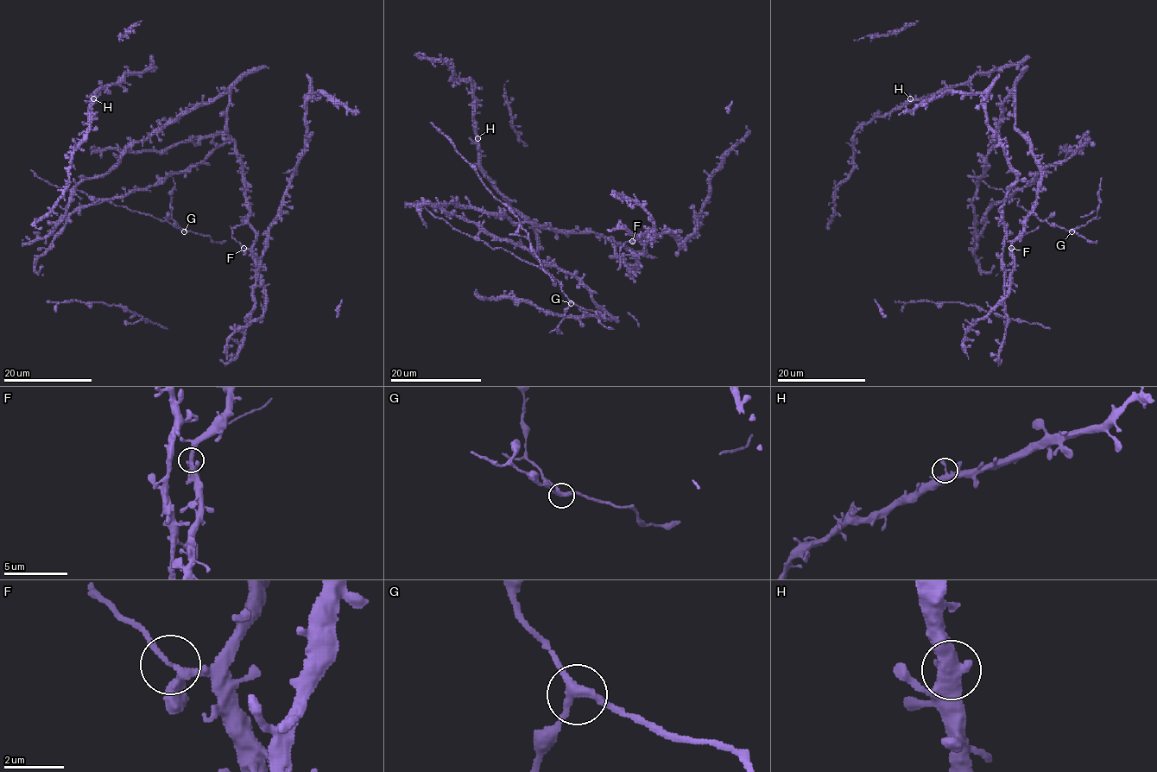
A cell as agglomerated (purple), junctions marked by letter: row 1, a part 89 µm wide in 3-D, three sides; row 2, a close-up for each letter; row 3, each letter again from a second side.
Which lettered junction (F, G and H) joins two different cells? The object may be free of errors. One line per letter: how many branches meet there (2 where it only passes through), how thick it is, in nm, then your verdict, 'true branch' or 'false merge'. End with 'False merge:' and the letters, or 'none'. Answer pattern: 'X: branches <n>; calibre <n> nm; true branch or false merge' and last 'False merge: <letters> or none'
F: branches 3; calibre 240 nm; false merge
G: branches 3; calibre 260 nm; true branch
H: branches 3; calibre 300 nm; true branch
False merge: F

